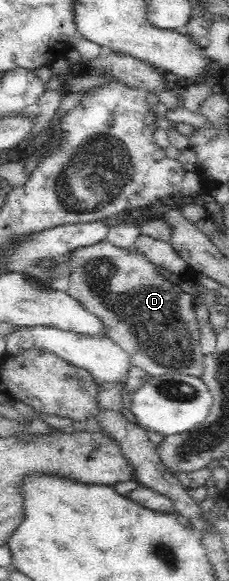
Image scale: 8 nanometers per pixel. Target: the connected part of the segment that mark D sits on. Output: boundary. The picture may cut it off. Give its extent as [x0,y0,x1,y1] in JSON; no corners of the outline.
[67,238,206,376]

